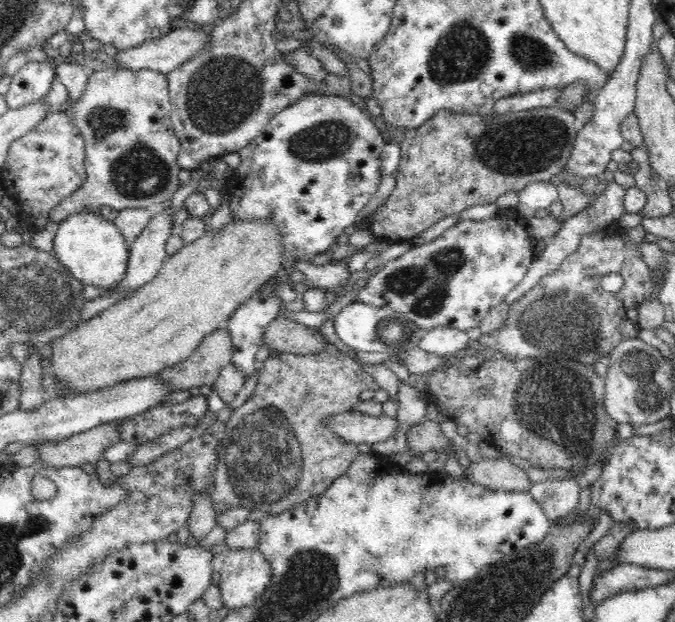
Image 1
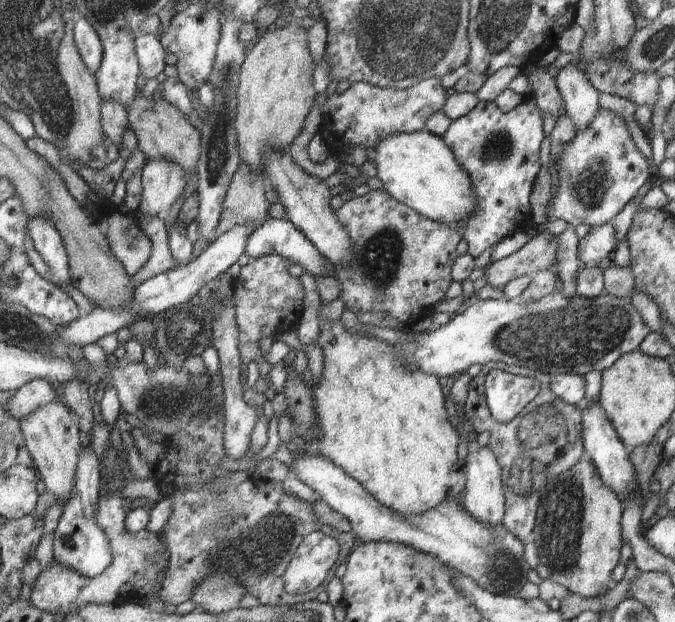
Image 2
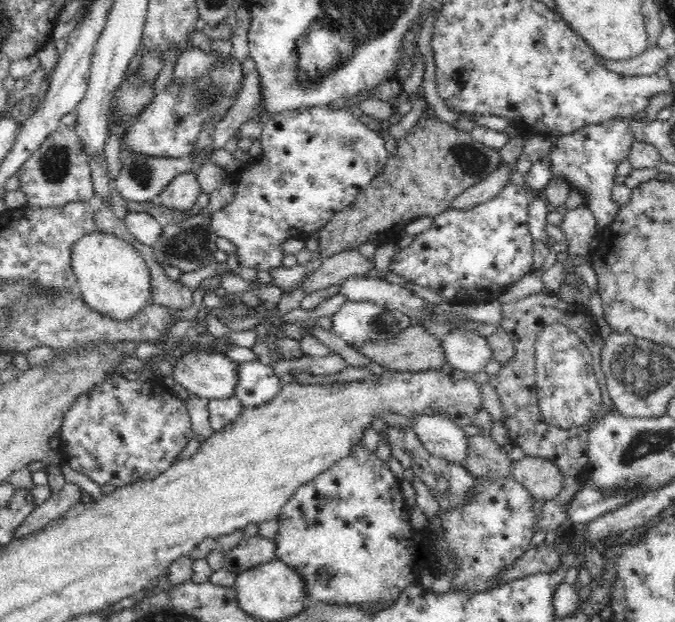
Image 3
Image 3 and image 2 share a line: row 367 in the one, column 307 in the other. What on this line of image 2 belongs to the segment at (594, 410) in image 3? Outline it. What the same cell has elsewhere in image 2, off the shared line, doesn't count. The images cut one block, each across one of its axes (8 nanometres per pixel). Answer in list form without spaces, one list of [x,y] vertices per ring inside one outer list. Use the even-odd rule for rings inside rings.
[[[319,531],[306,535],[297,556],[283,575],[285,592],[290,595],[304,595],[317,590],[338,556],[339,545],[334,538]]]

